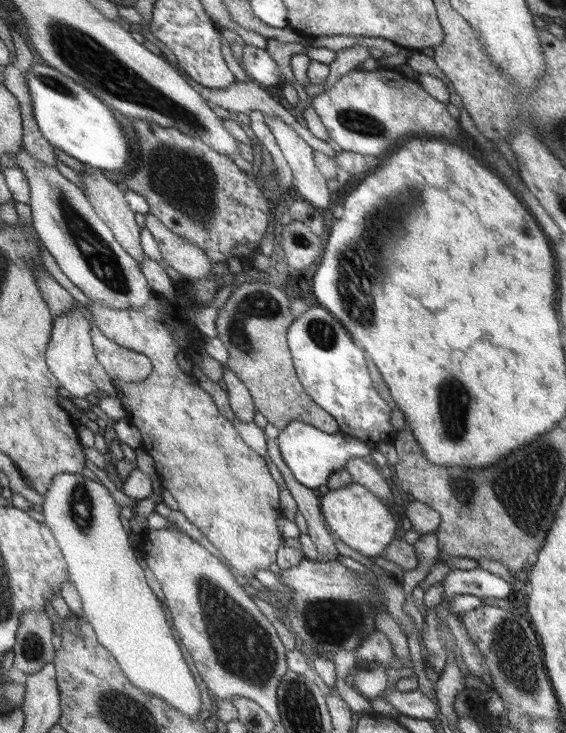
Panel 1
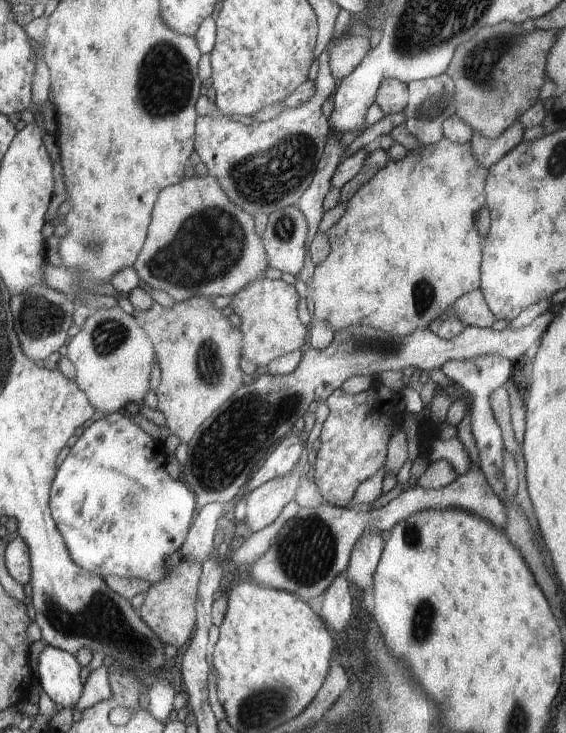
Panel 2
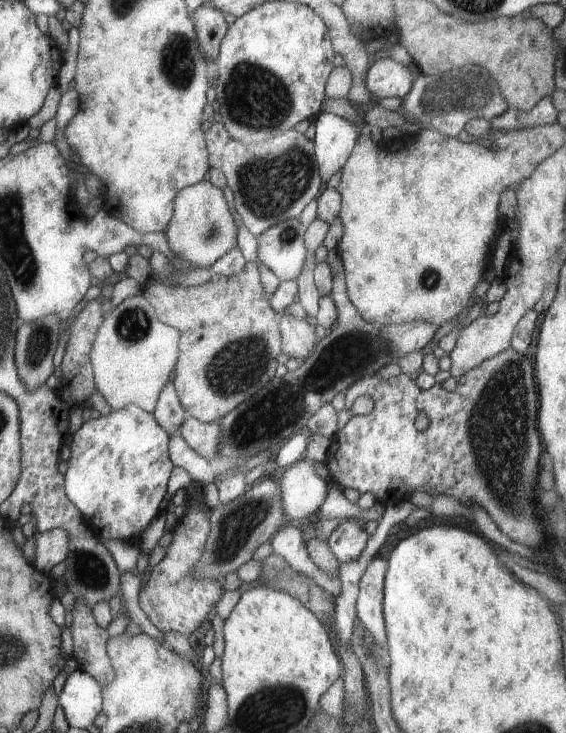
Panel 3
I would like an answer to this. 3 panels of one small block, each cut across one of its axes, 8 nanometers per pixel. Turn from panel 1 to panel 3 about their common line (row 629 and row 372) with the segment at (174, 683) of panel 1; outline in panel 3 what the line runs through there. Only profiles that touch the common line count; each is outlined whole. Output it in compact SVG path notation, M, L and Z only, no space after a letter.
M142 295L125 298L107 312L95 332L88 360L92 380L111 411L134 405L153 413L161 388L168 382L178 356L179 332L157 321L152 307Z

